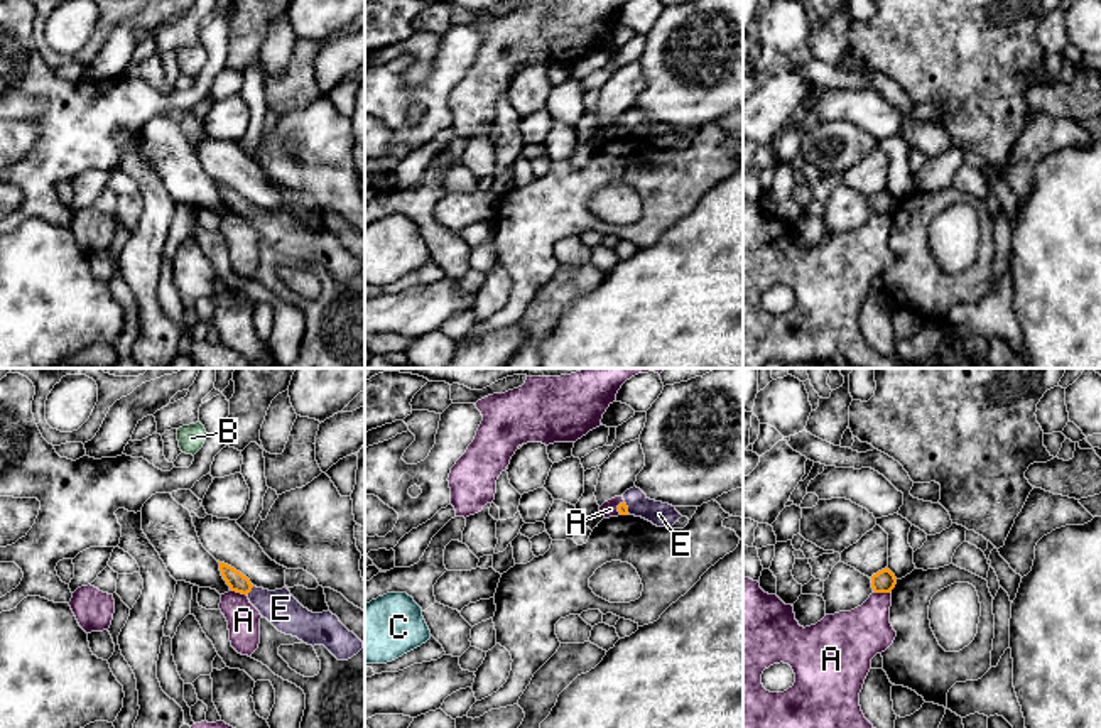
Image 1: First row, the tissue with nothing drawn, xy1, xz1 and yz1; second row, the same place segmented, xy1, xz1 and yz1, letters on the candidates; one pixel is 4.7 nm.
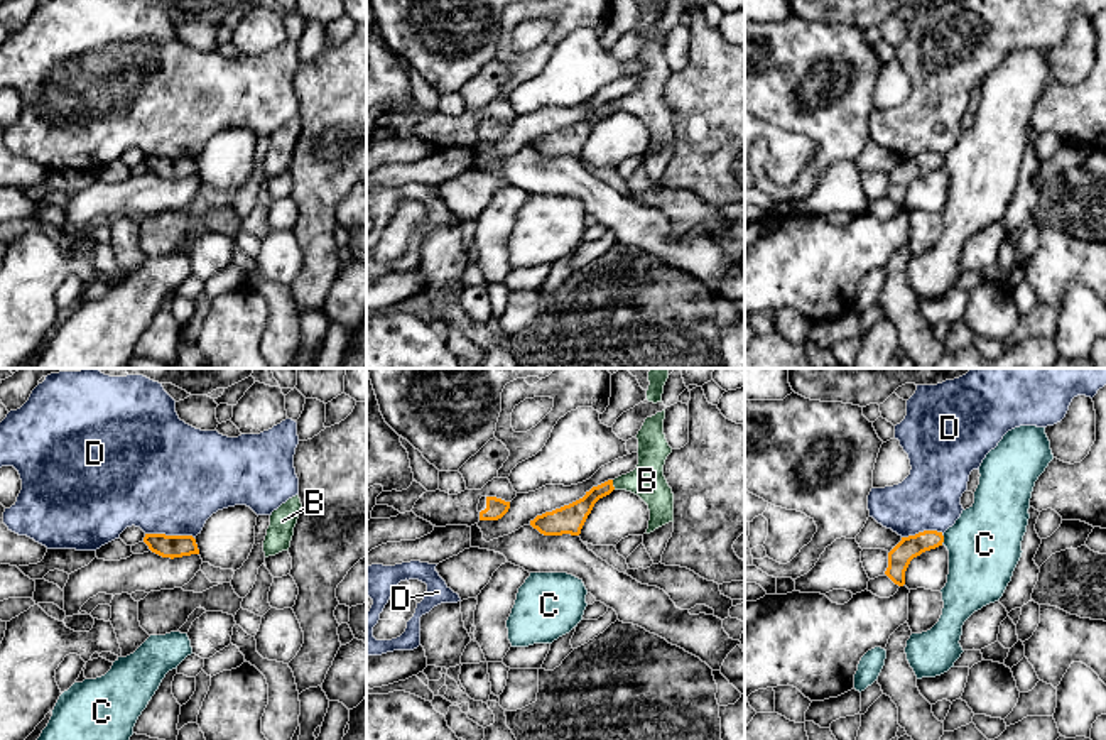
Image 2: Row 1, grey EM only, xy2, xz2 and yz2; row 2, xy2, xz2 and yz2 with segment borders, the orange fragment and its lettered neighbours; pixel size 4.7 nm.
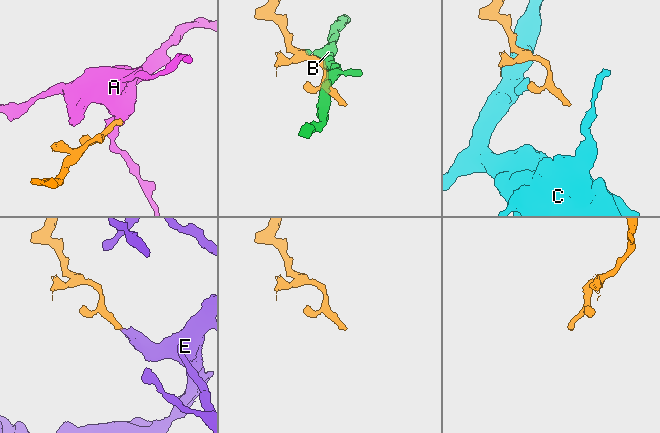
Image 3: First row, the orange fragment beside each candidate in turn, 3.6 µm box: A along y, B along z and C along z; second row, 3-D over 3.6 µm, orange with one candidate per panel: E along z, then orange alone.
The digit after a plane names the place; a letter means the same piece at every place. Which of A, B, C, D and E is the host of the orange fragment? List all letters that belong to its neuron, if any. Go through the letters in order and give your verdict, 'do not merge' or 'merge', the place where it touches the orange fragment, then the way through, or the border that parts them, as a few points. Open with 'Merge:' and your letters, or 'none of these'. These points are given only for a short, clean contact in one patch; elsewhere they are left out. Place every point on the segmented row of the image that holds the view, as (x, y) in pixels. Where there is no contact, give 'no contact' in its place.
Merge: E
A: do not merge; contact yz1 (882, 592); border yz1 (873, 590), (890, 593)
B: do not merge; contact xz2 (612, 485); border xz2 (612, 480), (615, 489)
C: do not merge; contact yz2 (943, 539)
D: do not merge; contact xy2 (169, 536)
E: merge; contact xy1 (250, 590); way xy1 (235, 580), (250, 590), (281, 608)

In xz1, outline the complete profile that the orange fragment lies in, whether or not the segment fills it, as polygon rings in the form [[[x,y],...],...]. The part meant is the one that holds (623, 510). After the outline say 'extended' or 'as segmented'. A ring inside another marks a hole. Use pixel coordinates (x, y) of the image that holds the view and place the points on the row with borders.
[[[633,486],[623,495],[623,503],[618,505],[620,515],[635,515],[652,522],[657,527],[672,527],[682,517],[675,507],[650,500],[640,488]]]; extended

